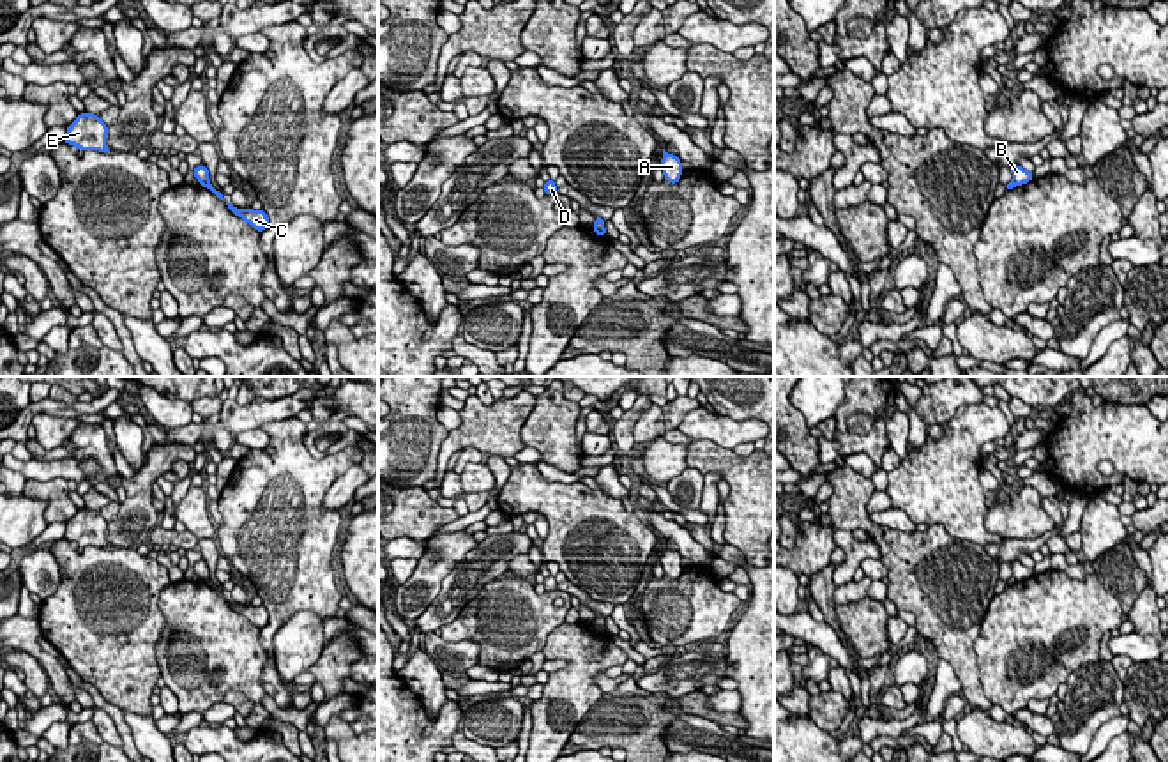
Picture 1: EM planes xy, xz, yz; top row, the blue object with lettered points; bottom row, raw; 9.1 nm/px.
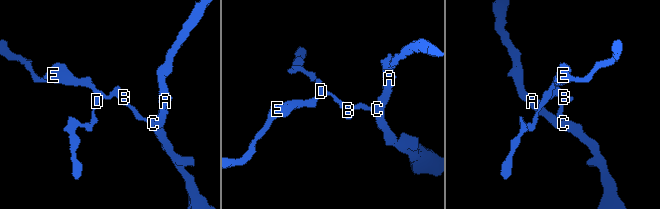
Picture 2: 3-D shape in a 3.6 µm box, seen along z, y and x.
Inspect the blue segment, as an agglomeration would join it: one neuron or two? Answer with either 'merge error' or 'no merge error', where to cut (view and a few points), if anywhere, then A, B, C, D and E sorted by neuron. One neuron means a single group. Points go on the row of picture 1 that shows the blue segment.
merge error | xy (209, 181), (200, 182) | A C / B D E

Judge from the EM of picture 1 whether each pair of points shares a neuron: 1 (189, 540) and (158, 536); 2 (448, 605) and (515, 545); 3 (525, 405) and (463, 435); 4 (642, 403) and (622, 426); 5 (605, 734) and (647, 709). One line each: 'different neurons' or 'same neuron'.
1: same neuron
2: same neuron
3: same neuron
4: same neuron
5: same neuron

